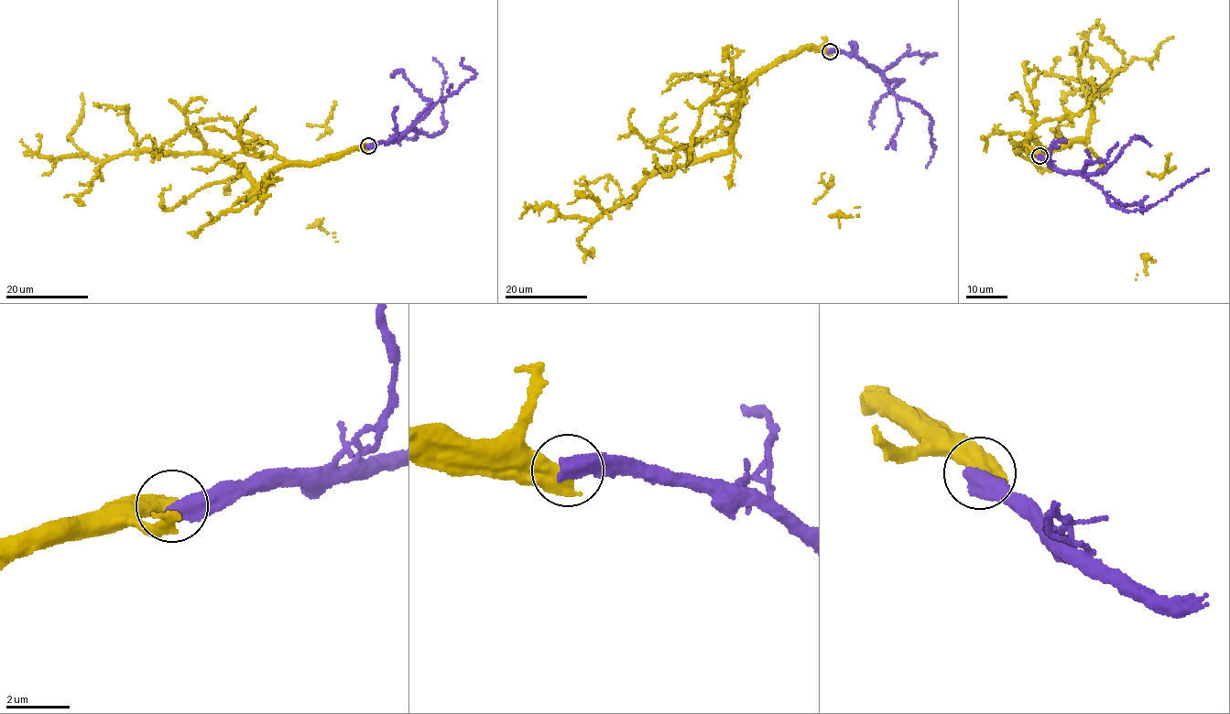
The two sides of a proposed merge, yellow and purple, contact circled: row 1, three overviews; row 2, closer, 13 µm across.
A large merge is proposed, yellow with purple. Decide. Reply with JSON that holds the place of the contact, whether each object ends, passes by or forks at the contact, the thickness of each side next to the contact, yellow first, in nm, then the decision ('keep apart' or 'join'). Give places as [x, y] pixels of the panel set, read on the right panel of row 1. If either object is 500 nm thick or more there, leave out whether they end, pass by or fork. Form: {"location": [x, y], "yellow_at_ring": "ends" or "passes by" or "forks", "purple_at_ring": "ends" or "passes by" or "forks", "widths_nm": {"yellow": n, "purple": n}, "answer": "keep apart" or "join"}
{"location": [1039, 156], "widths_nm": {"yellow": 600, "purple": 600}, "answer": "keep apart"}

